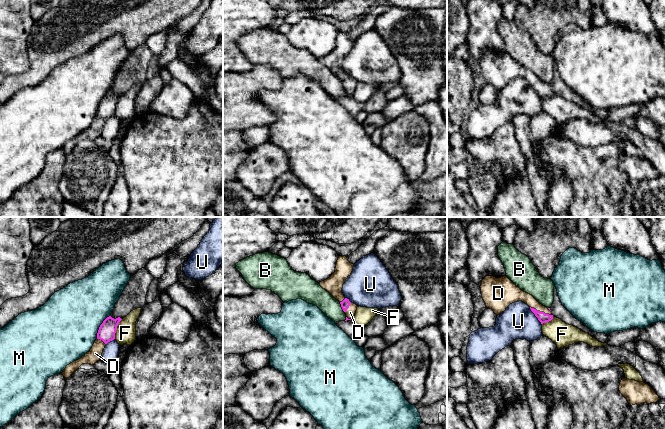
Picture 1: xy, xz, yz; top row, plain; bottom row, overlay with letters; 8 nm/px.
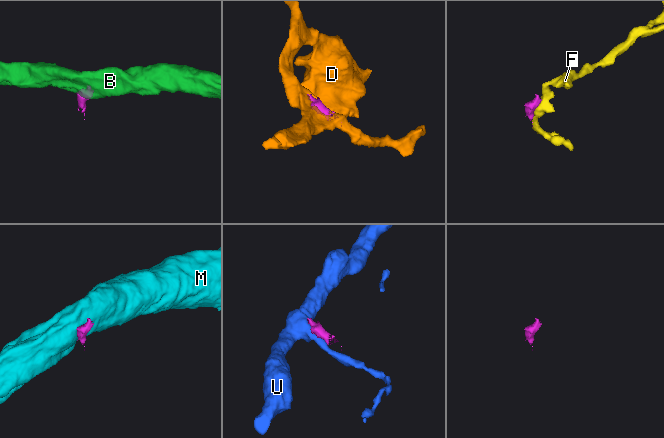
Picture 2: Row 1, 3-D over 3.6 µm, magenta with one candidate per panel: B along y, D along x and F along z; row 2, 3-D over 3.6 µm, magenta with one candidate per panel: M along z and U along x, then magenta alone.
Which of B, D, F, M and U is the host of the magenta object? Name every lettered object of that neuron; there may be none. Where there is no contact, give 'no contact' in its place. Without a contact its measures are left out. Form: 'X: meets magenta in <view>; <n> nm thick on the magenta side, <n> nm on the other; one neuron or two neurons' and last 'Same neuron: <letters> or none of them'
B: meets magenta in xz; 70 nm thick on the magenta side, 170 nm on the other; two neurons
D: meets magenta in yz; 80 nm thick on the magenta side, 110 nm on the other; one neuron
F: meets magenta in xy; 140 nm thick on the magenta side, 160 nm on the other; two neurons
M: meets magenta in xy; 140 nm thick on the magenta side, 480 nm on the other; two neurons
U: meets magenta in yz; 80 nm thick on the magenta side, 280 nm on the other; two neurons
Same neuron: D

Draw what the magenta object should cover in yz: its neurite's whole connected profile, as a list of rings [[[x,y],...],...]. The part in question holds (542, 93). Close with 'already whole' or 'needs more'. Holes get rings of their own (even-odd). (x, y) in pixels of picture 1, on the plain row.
[[[506,51],[501,54],[486,52],[481,59],[481,70],[487,84],[498,92],[517,77],[527,80],[541,100],[553,95],[550,84],[540,80],[532,71],[516,62]]]; needs more

